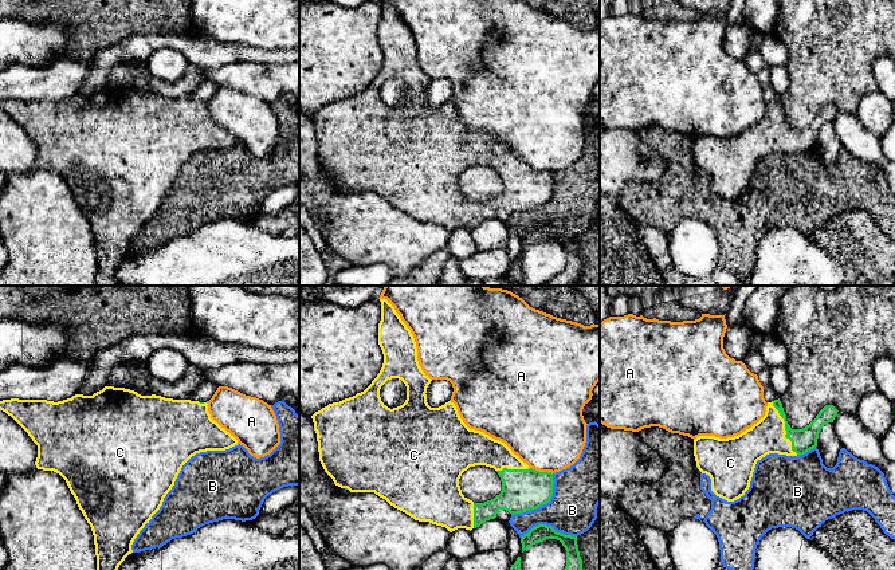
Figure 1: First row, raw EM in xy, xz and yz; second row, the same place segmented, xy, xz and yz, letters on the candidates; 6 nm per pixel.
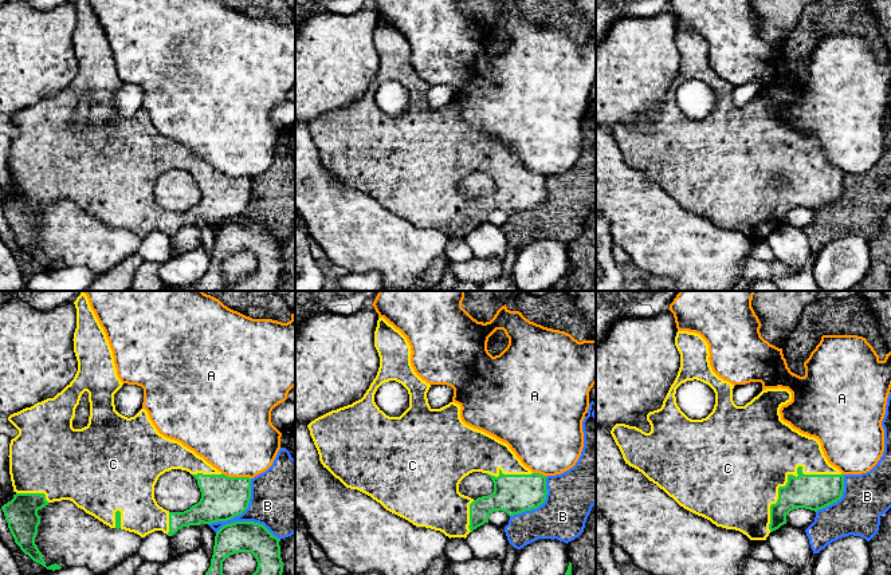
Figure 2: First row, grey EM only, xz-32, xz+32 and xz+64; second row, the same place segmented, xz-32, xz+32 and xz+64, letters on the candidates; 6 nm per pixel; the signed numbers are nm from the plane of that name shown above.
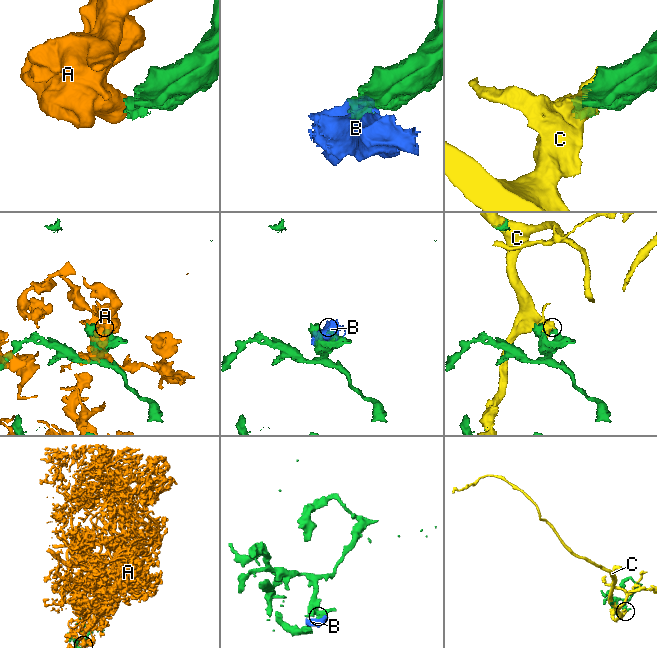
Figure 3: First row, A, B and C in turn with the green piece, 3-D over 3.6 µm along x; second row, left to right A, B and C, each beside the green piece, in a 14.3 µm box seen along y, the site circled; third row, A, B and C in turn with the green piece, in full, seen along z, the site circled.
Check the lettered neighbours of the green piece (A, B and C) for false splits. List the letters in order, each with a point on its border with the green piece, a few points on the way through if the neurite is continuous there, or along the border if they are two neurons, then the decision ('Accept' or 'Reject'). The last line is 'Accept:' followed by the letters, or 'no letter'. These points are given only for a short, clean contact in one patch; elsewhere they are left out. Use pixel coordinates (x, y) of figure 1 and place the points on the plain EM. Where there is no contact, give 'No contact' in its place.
A: Touches green at xz (541, 172). Reject
B: Touches green at xz (544, 203). Reject
C: Touches green at yz (785, 128). Accept
Accept: C

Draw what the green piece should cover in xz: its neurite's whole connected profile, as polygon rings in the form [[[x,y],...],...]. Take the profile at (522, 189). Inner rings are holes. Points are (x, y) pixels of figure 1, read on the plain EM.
[[[388,0],[380,1],[378,44],[384,54],[380,72],[364,91],[339,102],[329,103],[311,115],[317,133],[319,161],[334,184],[348,188],[350,192],[374,192],[415,220],[445,227],[450,232],[458,228],[471,231],[486,220],[495,219],[499,209],[506,209],[514,215],[537,209],[549,203],[554,185],[551,172],[530,168],[505,142],[480,130],[470,129],[460,118],[454,102],[448,101],[439,107],[428,105],[425,93],[432,79],[419,64],[415,38],[394,7]],[[392,78],[401,79],[407,86],[405,102],[393,109],[388,107],[380,97],[381,86]],[[475,165],[494,168],[502,181],[501,193],[484,203],[474,203],[467,198],[459,185],[462,173]]]

